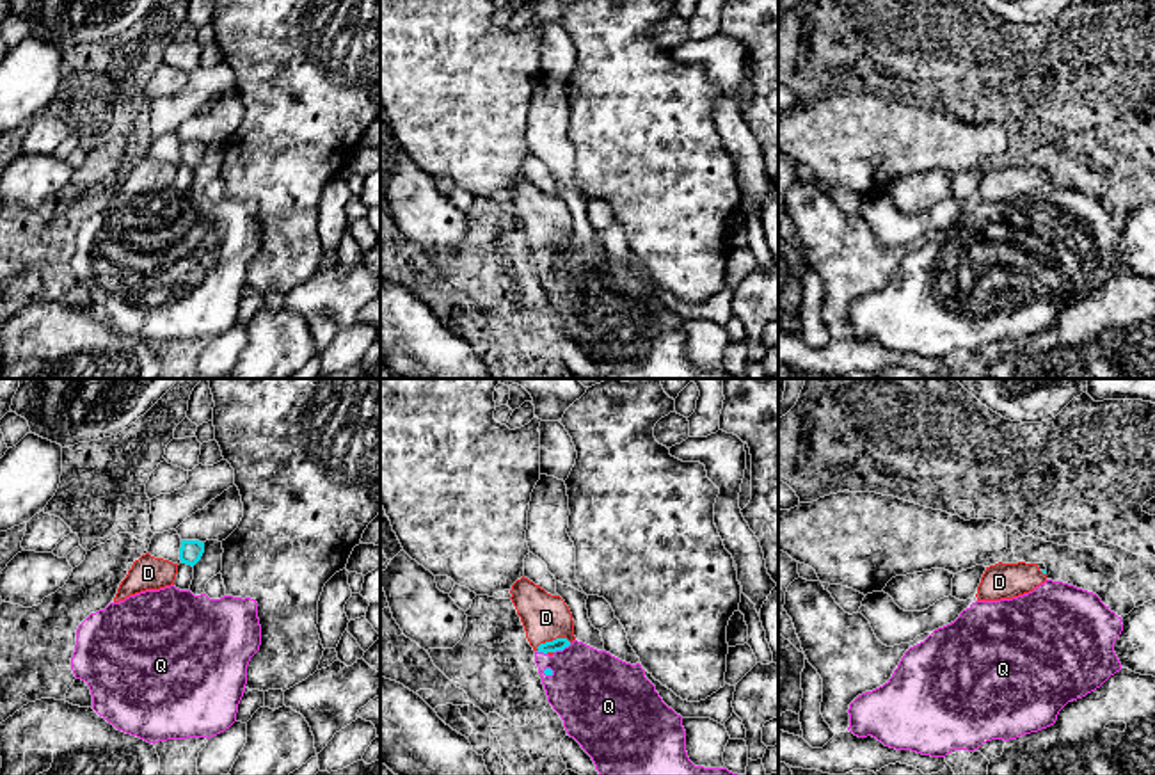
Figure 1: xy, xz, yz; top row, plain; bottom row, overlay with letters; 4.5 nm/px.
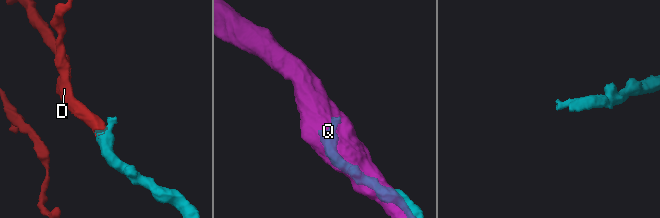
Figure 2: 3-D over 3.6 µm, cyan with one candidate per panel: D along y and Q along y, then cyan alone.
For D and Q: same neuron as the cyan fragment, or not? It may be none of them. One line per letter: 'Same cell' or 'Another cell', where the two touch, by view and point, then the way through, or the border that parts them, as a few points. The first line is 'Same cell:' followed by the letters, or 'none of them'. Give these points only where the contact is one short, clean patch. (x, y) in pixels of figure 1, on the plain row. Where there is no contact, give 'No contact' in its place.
Same cell: D
D: Same cell. Touches cyan at xz (553, 242). Path across: xz (558, 246), (553, 242), (546, 219)
Q: Another cell. Touches cyan at xz (562, 251)

